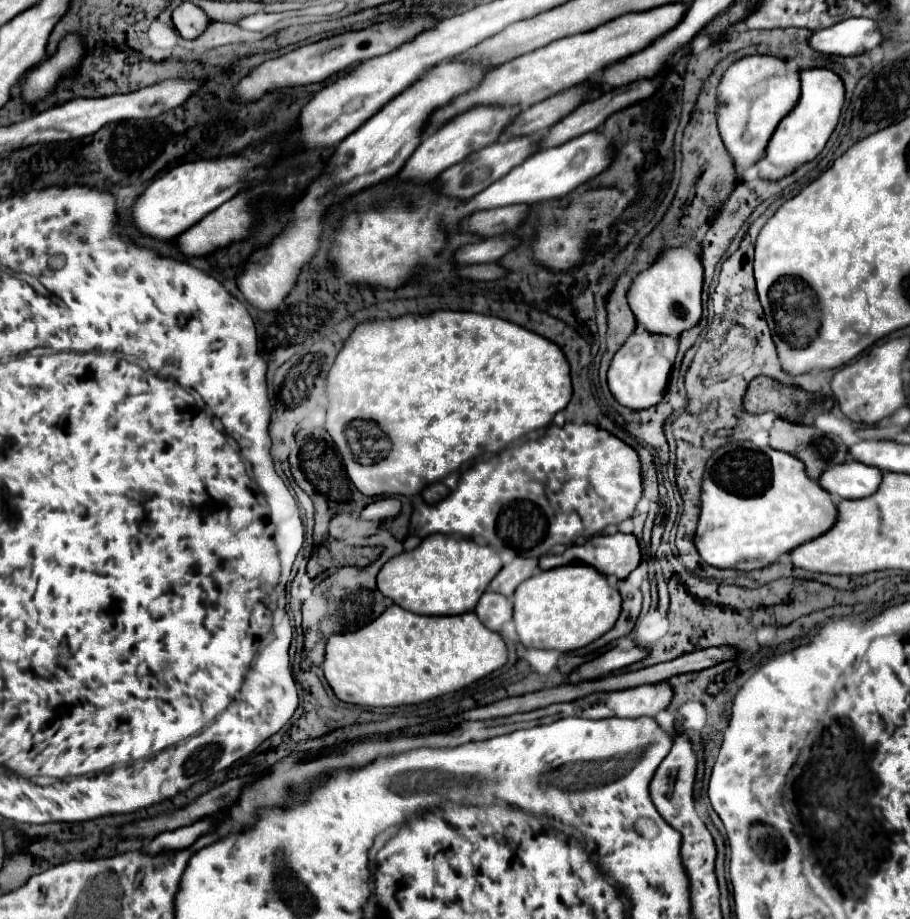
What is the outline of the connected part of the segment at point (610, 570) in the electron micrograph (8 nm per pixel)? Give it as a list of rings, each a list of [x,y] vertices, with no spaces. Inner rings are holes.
[[[604,534],[590,538],[584,546],[568,546],[560,556],[560,564],[582,562],[594,566],[602,574],[624,580],[640,564],[640,548],[634,534]]]

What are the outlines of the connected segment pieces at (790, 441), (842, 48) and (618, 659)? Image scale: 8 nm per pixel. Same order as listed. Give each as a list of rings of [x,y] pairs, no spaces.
[[[776,420],[772,430],[770,430],[770,446],[774,450],[782,450],[788,452],[792,456],[796,456],[798,460],[802,460],[806,464],[806,472],[812,480],[818,480],[820,474],[834,464],[846,462],[848,460],[848,446],[834,434],[822,434],[820,430],[812,428],[812,426],[804,426],[804,424],[792,424],[788,420]]]
[[[848,18],[836,26],[816,30],[810,46],[822,54],[856,56],[870,52],[882,42],[882,32],[872,18]]]
[[[632,646],[628,650],[612,648],[606,654],[598,656],[596,660],[590,660],[590,662],[582,664],[578,668],[578,674],[584,680],[596,680],[596,678],[602,678],[606,674],[612,674],[616,670],[628,668],[628,666],[632,666],[636,662],[642,662],[646,656],[648,656],[648,648],[644,648],[644,646]]]

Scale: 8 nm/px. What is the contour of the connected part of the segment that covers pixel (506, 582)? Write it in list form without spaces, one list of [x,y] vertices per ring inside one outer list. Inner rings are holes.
[[[516,556],[490,582],[490,590],[492,592],[498,592],[498,594],[504,594],[504,596],[510,598],[514,594],[514,590],[518,588],[518,584],[522,584],[524,580],[528,580],[530,576],[534,576],[536,570],[538,570],[538,560],[536,558]]]

